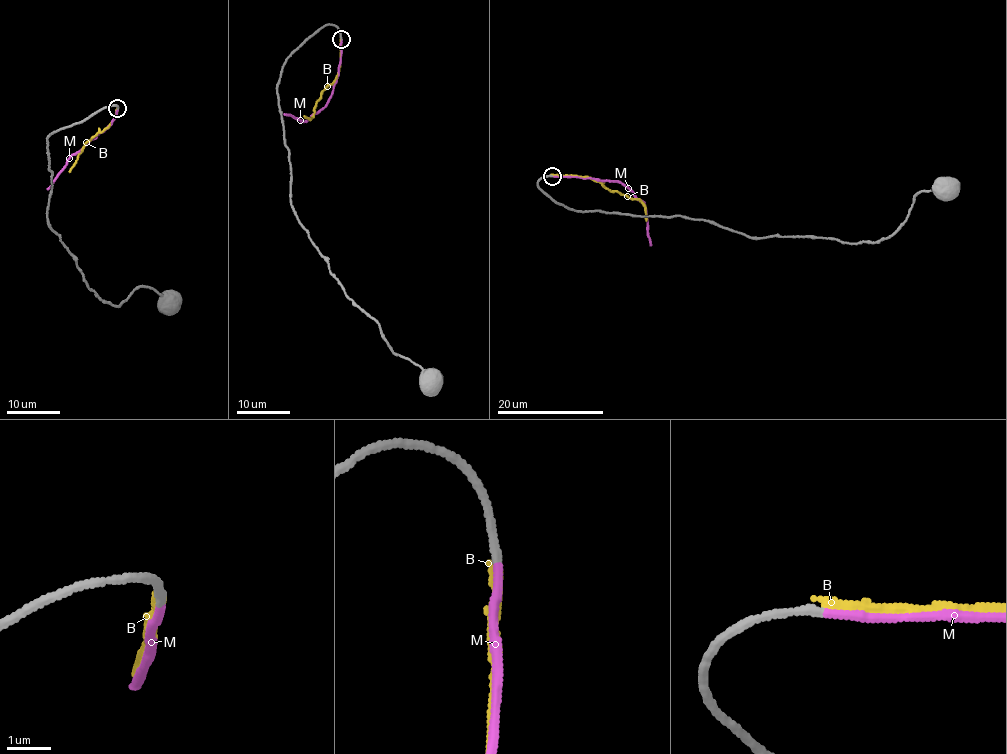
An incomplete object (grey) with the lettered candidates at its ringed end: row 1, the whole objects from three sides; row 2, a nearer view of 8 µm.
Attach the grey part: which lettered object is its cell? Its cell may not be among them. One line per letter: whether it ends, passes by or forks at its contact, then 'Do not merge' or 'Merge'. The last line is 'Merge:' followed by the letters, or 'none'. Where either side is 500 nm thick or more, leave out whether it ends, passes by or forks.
B: It ends there. Do not merge
M: It ends there. Merge
Merge: M

